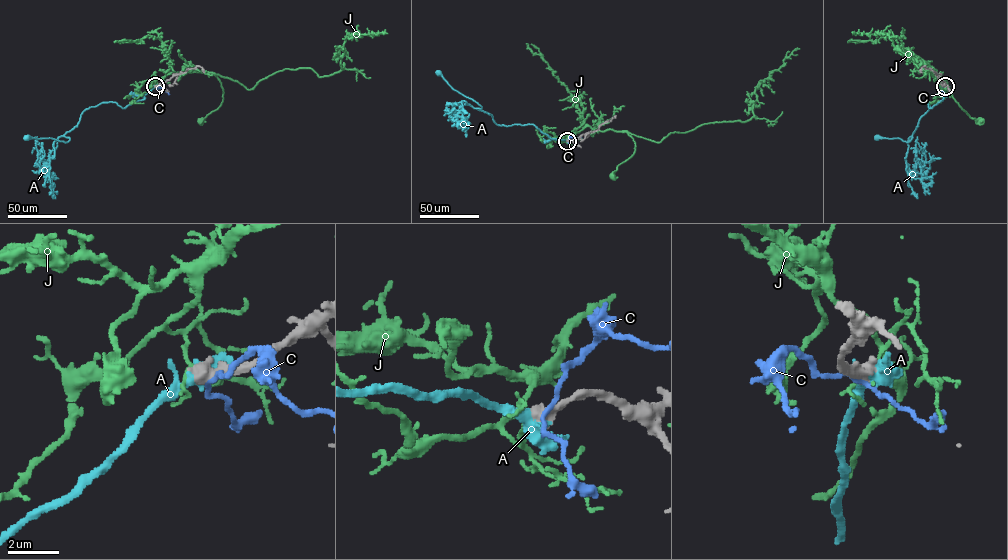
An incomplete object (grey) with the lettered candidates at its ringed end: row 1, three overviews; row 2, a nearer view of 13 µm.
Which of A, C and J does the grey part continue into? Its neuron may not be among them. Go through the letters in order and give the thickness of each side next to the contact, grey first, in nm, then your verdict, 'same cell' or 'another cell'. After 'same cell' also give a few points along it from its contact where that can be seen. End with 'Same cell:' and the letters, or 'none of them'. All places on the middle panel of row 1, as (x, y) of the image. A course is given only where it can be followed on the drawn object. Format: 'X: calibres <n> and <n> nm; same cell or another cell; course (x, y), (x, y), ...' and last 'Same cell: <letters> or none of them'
A: calibres 650 and 460 nm; same cell; course (567, 141), (550, 138), (532, 124), (498, 125), (438, 73)
C: calibres 650 and 170 nm; another cell
J: calibres 600 and 100 nm; another cell
Same cell: A

